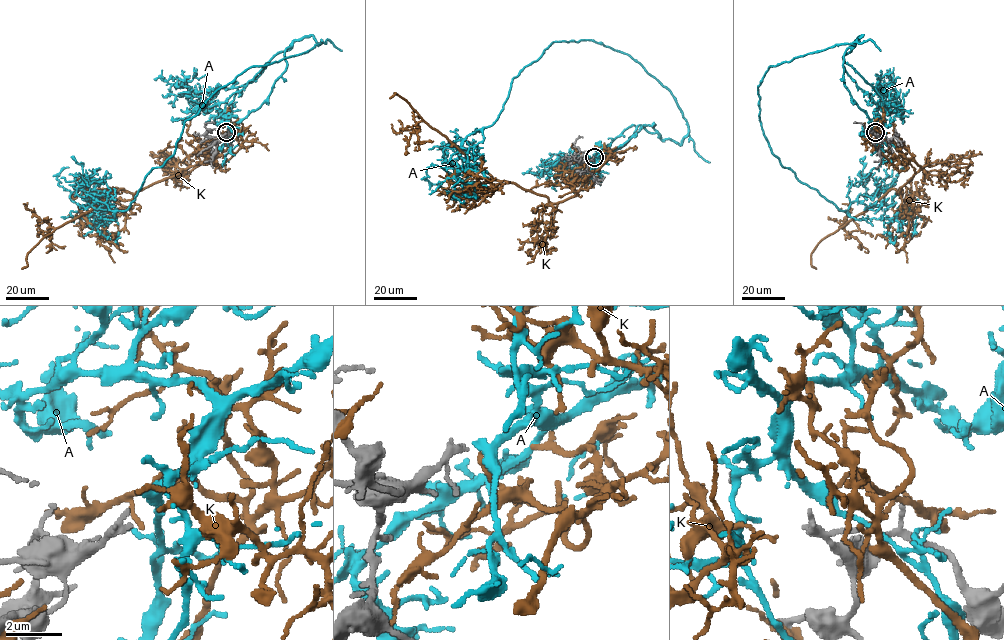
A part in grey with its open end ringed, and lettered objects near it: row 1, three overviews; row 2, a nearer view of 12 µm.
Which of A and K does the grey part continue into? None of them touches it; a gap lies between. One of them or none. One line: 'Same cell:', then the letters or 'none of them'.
Same cell: A

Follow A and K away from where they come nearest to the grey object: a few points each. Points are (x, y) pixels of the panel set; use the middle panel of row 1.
A: (594, 157), (647, 125), (680, 144), (688, 123), (630, 56), (554, 41), (469, 147), (465, 185), (442, 193)
K: (595, 158), (603, 162), (576, 194), (551, 203), (495, 180), (408, 102), (395, 93), (389, 98)

